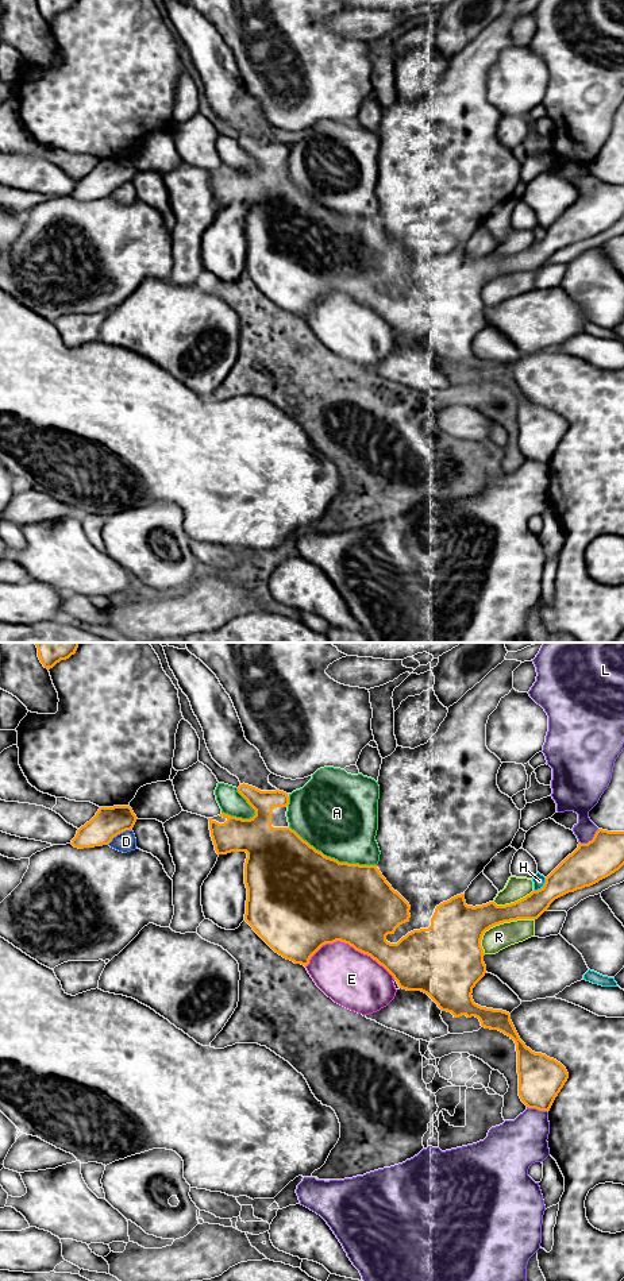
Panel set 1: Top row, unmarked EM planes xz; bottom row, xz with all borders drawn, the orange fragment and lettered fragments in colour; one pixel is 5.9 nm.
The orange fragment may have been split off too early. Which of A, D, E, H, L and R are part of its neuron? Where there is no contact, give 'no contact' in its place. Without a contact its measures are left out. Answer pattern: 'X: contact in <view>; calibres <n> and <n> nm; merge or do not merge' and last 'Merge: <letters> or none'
A: contact in xz; calibres 500 and 460 nm; do not merge
D: contact in xz; calibres 180 and 120 nm; do not merge
E: contact in xz; calibres 480 and 340 nm; do not merge
H: contact in xz; calibres 220 and 70 nm; do not merge
L: contact in xz; calibres 240 and 170 nm; do not merge
R: contact in xz; calibres 300 and 150 nm; do not merge
Merge: none

